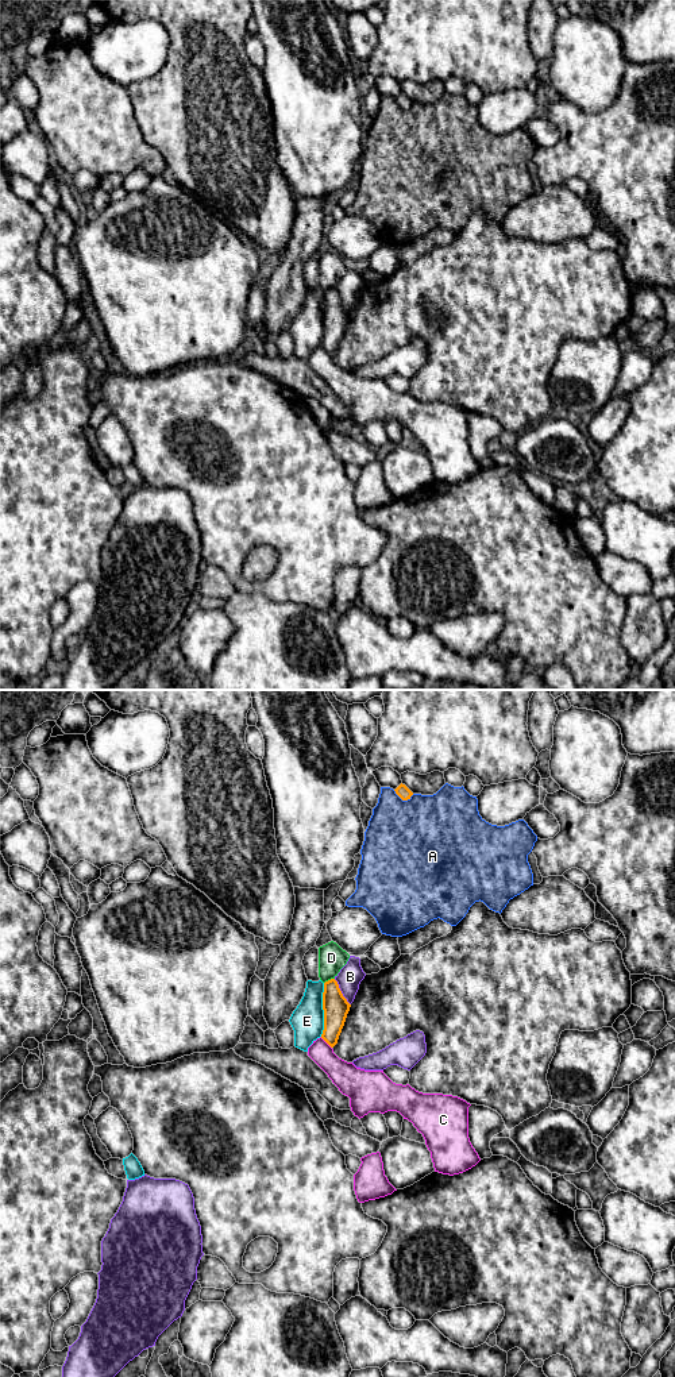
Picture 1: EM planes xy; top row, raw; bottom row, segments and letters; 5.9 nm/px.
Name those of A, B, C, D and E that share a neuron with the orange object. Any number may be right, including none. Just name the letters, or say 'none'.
none

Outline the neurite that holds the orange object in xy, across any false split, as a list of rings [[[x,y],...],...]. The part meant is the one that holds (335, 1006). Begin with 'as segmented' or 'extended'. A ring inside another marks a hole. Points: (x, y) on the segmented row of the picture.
as segmented; [[[335,979],[325,981],[323,992],[324,1030],[321,1038],[331,1048],[338,1044],[350,1007],[351,1004],[343,996],[338,981]]]

